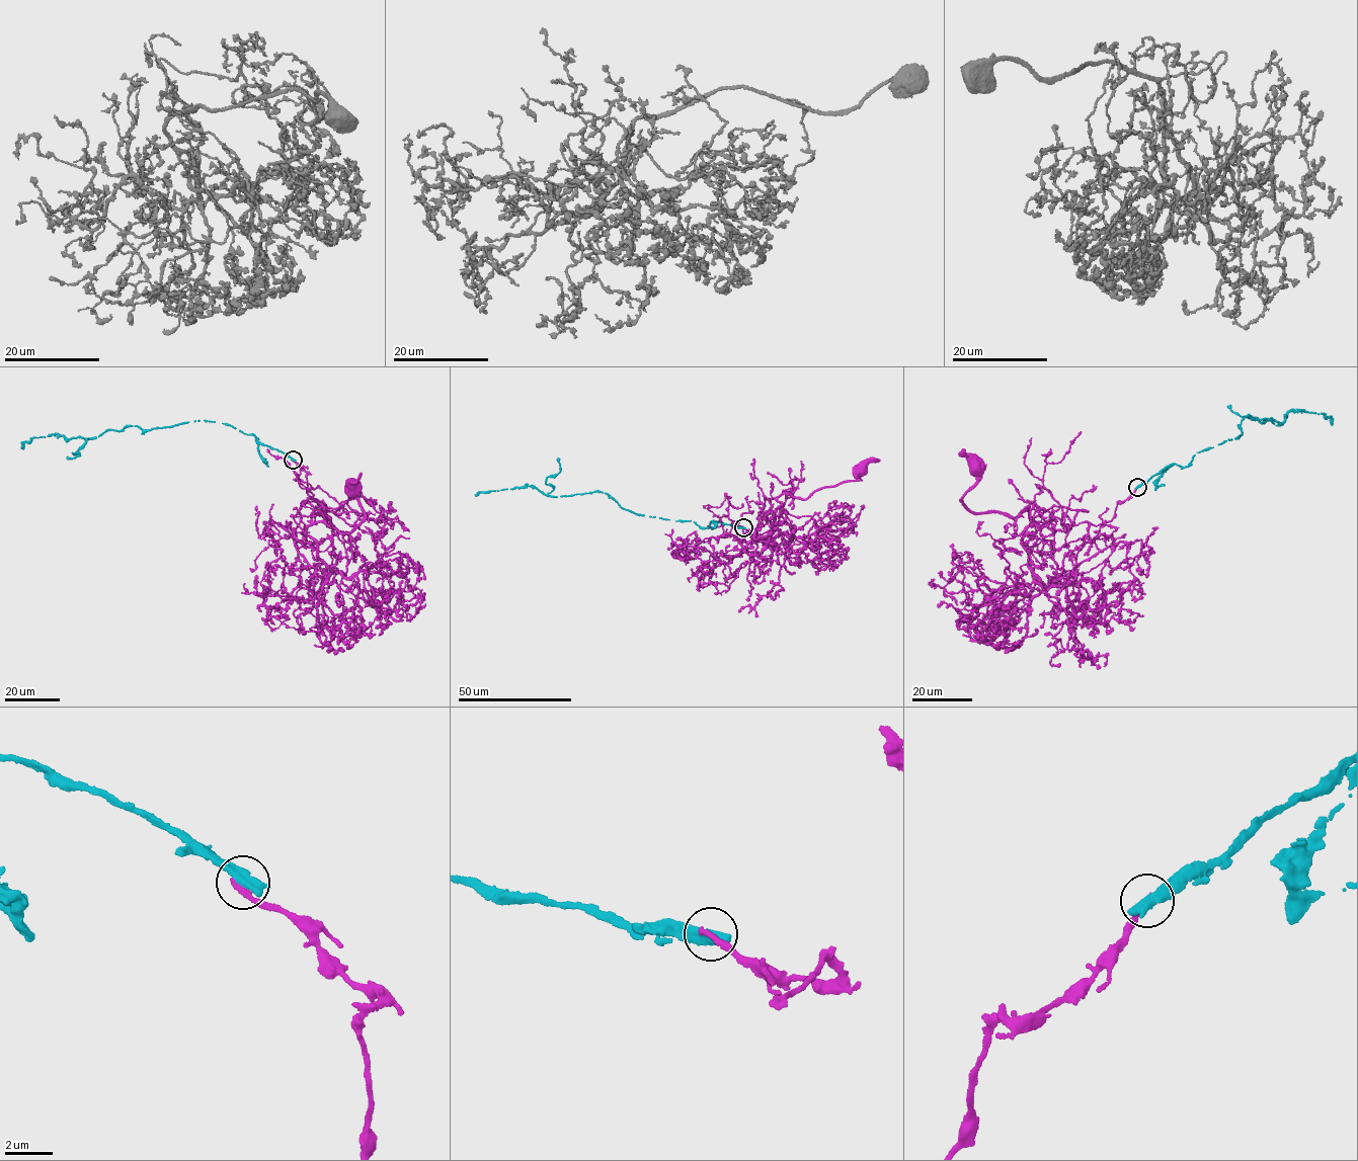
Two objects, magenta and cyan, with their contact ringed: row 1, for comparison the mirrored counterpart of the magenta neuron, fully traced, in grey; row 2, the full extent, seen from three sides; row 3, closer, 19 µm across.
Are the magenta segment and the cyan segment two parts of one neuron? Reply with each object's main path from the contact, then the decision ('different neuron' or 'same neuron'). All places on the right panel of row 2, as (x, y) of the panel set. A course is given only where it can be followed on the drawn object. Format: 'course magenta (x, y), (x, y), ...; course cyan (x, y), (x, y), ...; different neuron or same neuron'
course magenta (1137, 487), (1097, 526), (1074, 524), (1038, 485), (1015, 518), (978, 514), (961, 500), (976, 469); course cyan (1137, 487), (1236, 437), (1249, 415), (1276, 425), (1303, 409), (1332, 425); different neuron

